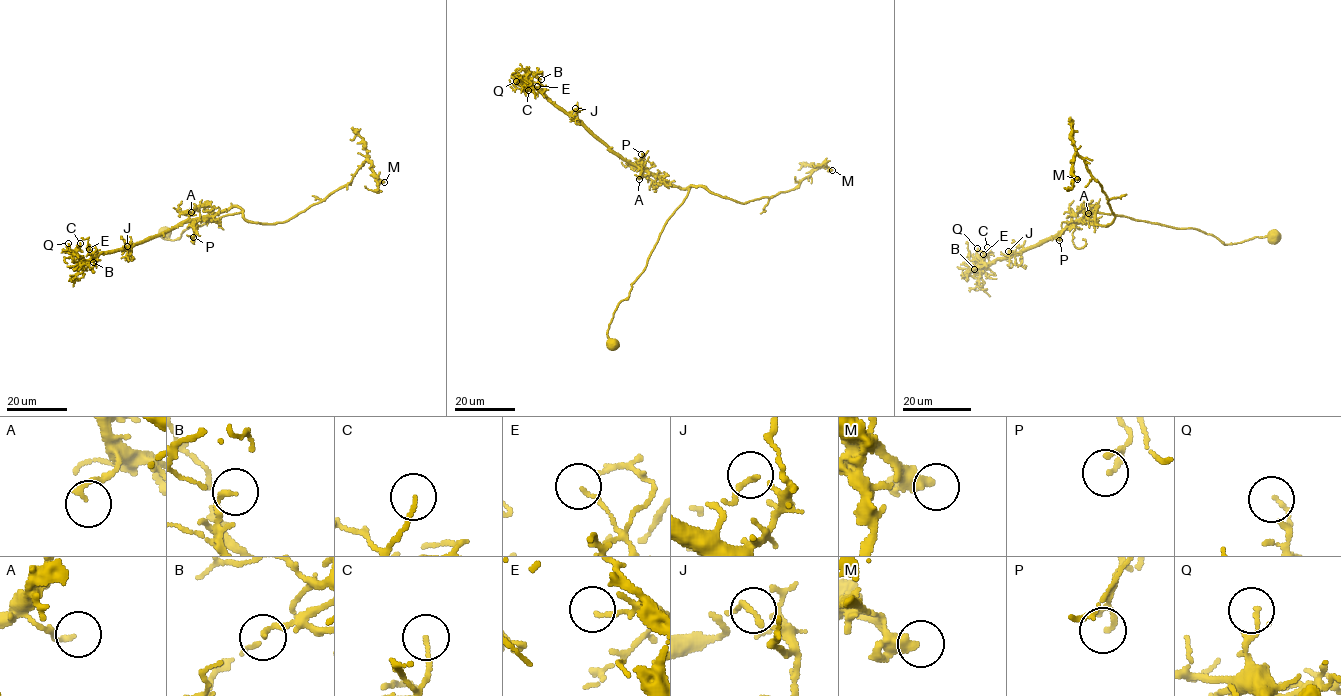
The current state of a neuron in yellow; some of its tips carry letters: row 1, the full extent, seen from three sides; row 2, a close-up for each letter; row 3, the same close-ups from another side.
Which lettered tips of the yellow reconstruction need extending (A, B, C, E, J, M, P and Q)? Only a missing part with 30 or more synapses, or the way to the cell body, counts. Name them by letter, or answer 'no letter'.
M

